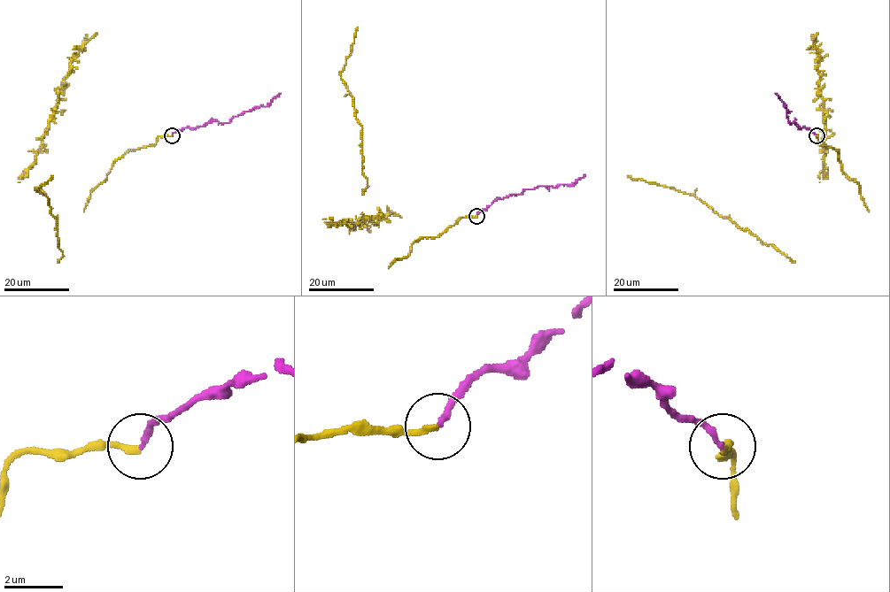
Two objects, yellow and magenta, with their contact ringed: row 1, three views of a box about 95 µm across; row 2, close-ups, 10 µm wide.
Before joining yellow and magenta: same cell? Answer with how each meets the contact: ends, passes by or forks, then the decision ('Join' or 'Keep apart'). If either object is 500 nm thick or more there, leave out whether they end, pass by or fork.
At the ring yellow ends. At the ring magenta ends. Join

